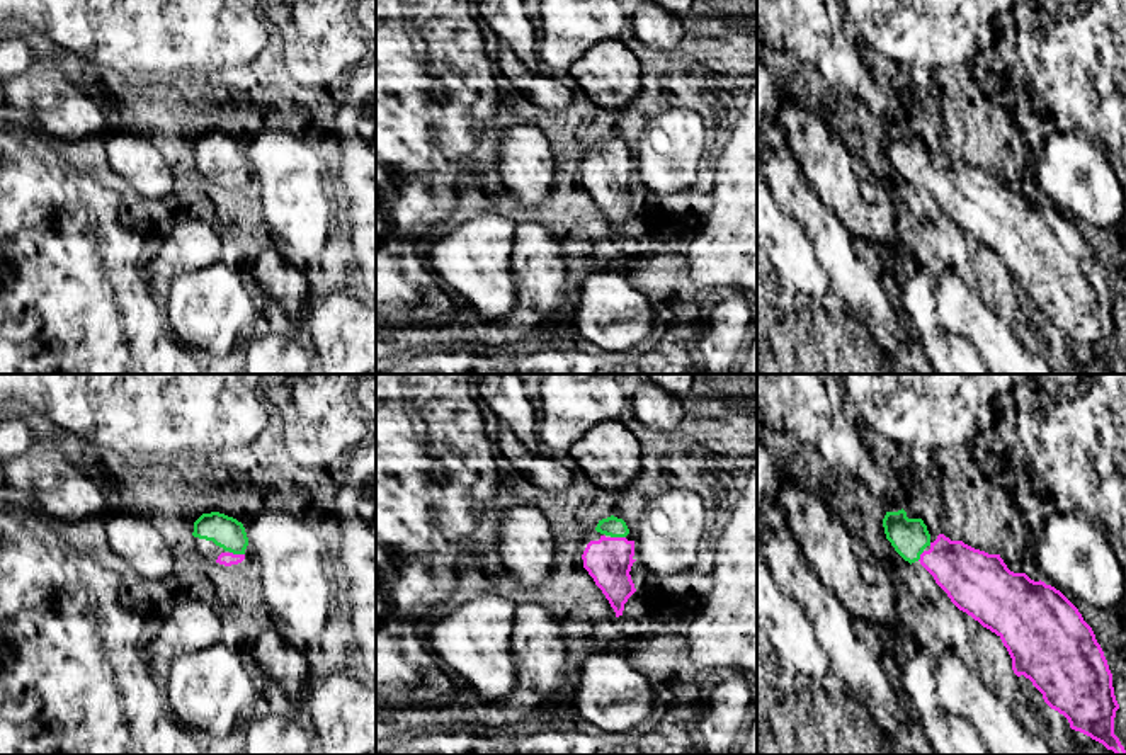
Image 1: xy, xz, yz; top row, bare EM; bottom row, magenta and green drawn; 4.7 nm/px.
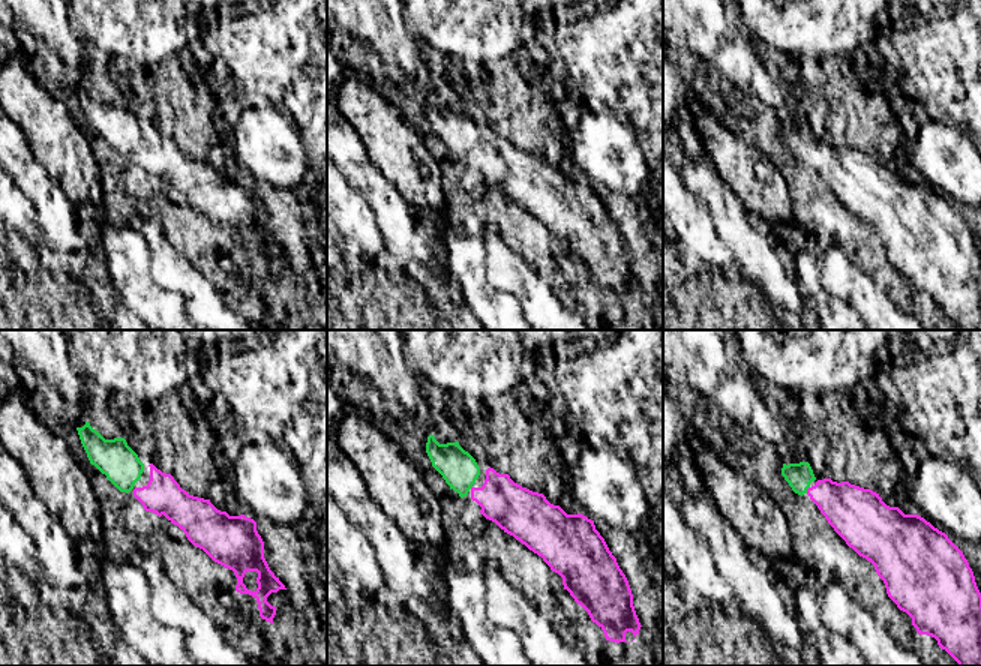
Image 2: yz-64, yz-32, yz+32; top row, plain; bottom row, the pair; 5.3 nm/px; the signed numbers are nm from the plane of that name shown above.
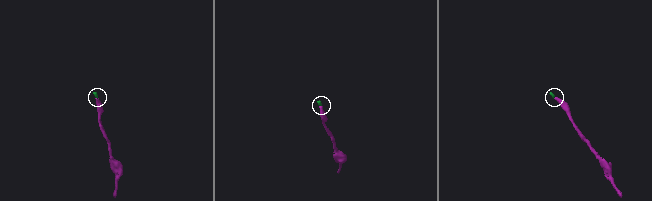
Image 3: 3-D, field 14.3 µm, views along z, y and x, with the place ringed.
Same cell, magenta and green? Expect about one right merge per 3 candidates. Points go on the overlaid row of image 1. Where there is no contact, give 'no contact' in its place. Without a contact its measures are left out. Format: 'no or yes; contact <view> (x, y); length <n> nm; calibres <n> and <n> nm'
yes; contact xy (237, 555); length 70 nm; calibres 60 and 150 nm

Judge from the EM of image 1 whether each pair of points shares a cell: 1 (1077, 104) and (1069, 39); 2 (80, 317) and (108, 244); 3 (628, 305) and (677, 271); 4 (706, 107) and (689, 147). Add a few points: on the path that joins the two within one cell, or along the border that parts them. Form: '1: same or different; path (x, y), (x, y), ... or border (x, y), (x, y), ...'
1: same; path (1072, 89), (1069, 55)
2: same; path (80, 298), (80, 278), (96, 262)
3: different; border (640, 291), (653, 310)
4: different; border (684, 106), (691, 107), (705, 126)

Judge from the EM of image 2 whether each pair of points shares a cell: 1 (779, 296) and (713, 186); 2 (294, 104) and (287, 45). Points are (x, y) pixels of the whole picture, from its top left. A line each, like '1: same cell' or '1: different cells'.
1: same cell
2: same cell

